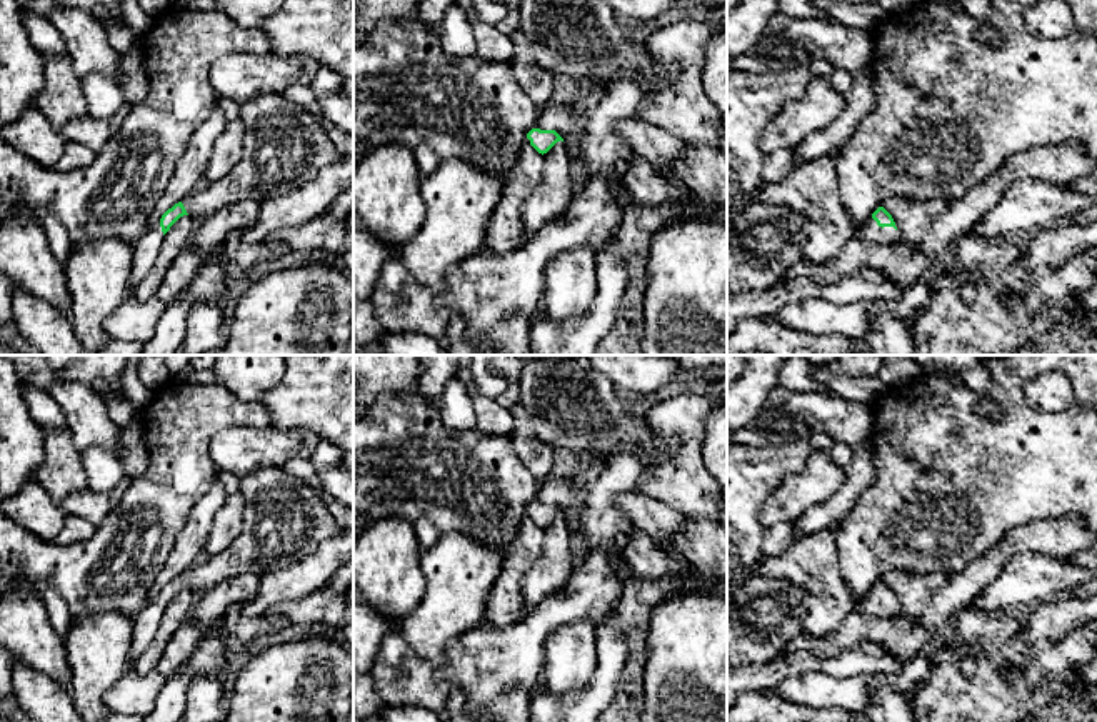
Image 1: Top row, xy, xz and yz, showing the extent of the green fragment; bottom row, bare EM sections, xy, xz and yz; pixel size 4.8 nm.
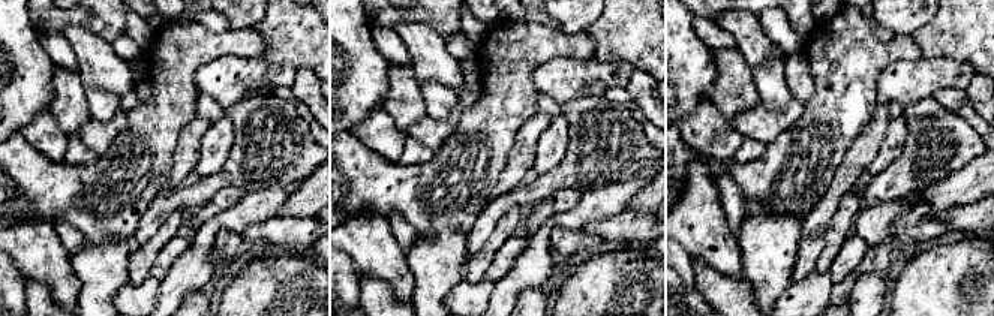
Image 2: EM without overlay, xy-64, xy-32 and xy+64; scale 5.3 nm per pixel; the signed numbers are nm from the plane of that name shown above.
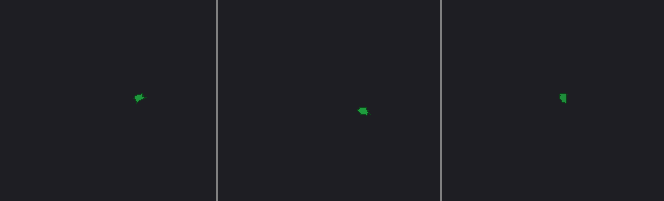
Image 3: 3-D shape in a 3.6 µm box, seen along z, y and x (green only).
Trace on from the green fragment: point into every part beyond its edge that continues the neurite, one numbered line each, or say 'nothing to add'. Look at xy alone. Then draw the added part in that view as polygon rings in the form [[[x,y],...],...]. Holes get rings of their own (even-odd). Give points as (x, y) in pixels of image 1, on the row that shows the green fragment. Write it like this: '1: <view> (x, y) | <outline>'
1: xy (284, 145) | [[[262,95],[242,103],[240,120],[245,125],[240,163],[227,177],[182,200],[187,213],[197,222],[243,200],[262,203],[282,192],[295,190],[312,182],[322,168],[343,160],[322,122],[285,95]]]
2: xy (145, 249) | [[[160,225],[147,228],[147,232],[132,243],[133,260],[130,272],[130,290],[133,290],[150,272],[160,245],[163,242],[163,232]]]

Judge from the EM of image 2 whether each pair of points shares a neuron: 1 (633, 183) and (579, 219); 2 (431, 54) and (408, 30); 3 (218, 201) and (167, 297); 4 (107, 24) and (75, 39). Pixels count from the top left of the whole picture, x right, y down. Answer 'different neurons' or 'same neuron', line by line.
1: same neuron
2: same neuron
3: different neurons
4: different neurons

